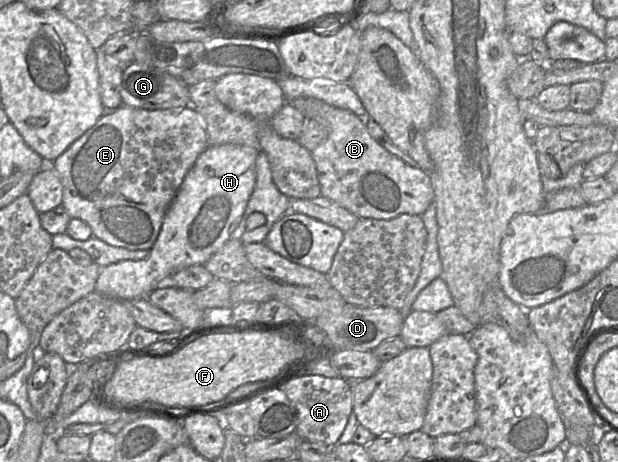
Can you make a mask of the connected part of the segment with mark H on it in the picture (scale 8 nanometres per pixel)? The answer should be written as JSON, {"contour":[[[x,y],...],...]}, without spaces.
{"contour":[[[209,144],[197,157],[185,175],[176,195],[164,215],[160,232],[150,248],[150,254],[142,260],[124,260],[102,267],[95,284],[95,291],[120,300],[130,300],[147,295],[158,288],[159,282],[174,272],[205,262],[218,251],[238,225],[245,211],[256,182],[256,158],[259,148],[239,144]]]}

